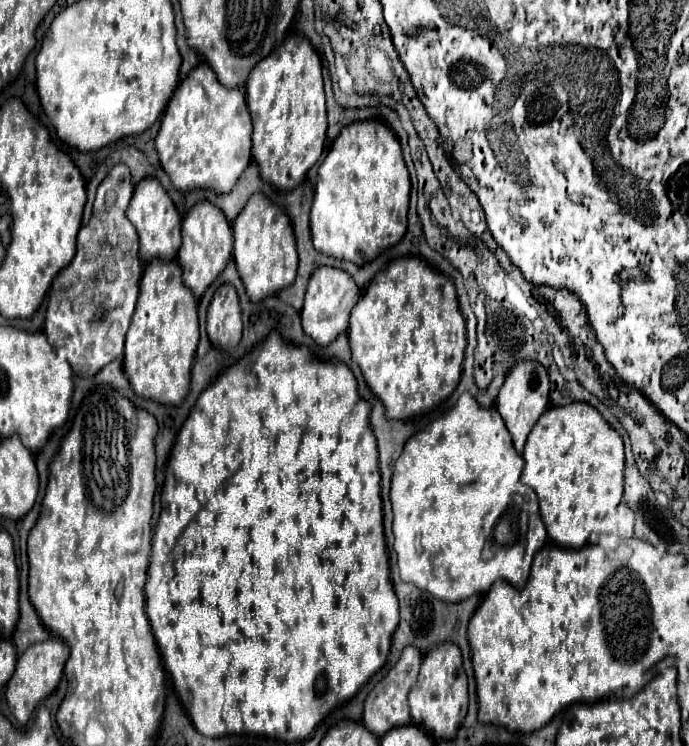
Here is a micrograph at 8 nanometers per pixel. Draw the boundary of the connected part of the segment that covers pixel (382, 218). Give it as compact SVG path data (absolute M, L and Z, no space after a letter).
M375 119L349 123L331 145L317 173L311 237L319 253L365 265L403 239L411 189L409 171L399 141L383 123Z

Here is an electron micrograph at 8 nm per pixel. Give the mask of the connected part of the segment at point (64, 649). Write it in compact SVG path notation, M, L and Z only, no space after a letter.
M51 637L47 641L41 641L41 643L35 643L31 645L25 655L19 657L17 661L17 673L13 673L11 681L7 683L7 691L5 691L5 697L7 697L7 703L9 703L9 709L13 713L13 717L19 721L19 723L27 723L31 713L35 711L37 703L47 697L59 683L61 675L63 675L63 669L65 669L65 663L67 663L67 657L69 657L69 647L63 639L59 637Z

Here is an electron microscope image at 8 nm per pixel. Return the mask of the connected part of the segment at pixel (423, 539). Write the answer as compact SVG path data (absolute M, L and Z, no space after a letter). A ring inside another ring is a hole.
M463 393L451 411L409 437L391 477L393 535L403 581L441 601L463 601L475 593L487 593L497 579L523 589L533 555L547 541L547 531L539 517L535 493L519 481L521 471L523 457L515 451L499 411L481 407L471 393ZM417 539L423 547L421 555L417 553Z

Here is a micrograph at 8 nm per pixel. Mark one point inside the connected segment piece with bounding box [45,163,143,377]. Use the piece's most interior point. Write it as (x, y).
(89, 311)

